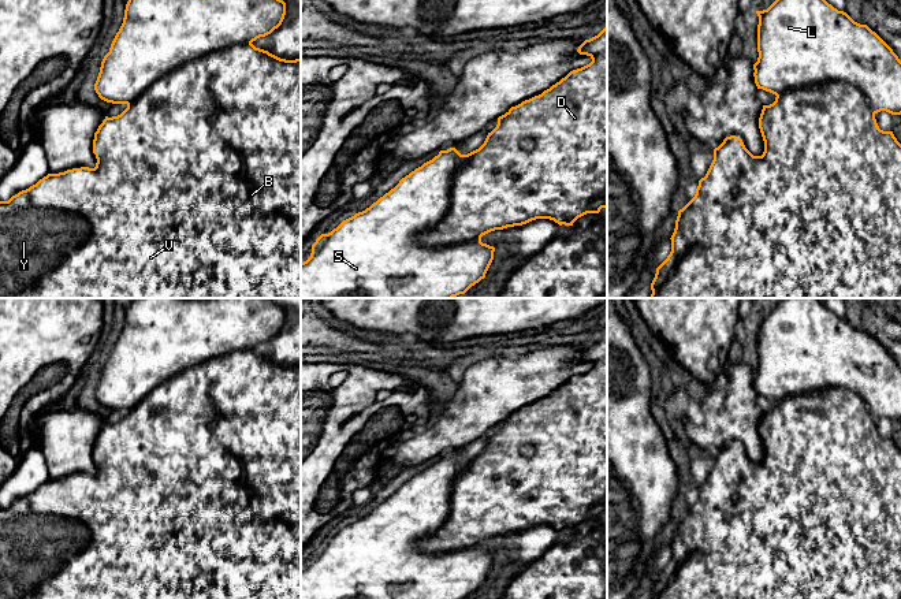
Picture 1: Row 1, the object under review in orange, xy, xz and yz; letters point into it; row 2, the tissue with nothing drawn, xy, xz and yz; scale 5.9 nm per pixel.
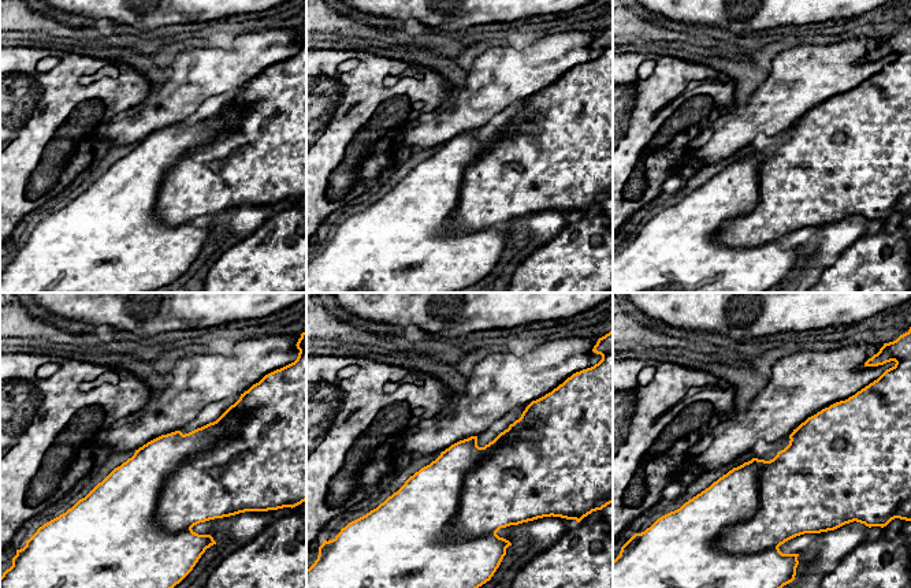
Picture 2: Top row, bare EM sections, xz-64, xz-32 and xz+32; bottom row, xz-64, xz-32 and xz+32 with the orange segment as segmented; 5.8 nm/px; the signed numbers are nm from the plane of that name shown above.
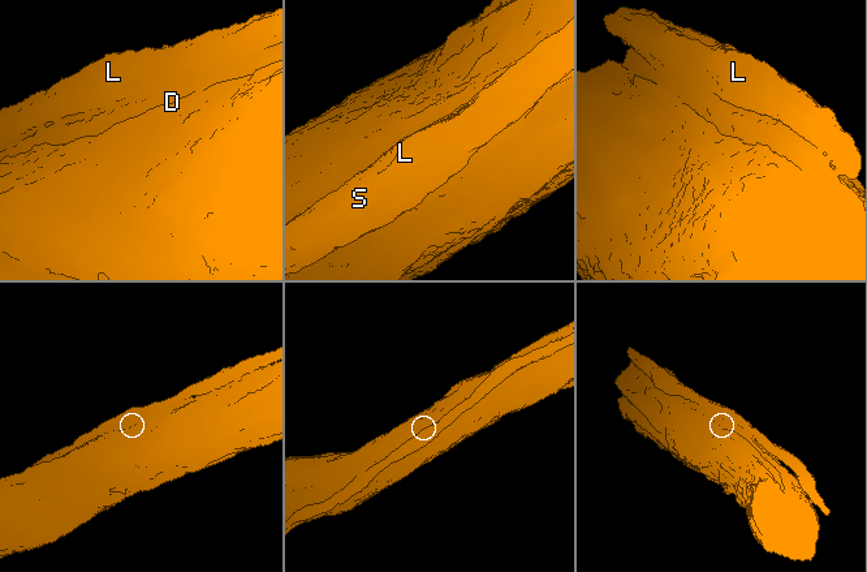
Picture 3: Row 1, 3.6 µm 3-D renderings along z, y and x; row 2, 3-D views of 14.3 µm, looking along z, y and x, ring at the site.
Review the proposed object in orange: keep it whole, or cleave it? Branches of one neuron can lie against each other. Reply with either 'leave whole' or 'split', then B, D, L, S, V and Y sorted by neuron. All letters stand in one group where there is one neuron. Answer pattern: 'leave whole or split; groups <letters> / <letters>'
split; groups B D V Y / L S

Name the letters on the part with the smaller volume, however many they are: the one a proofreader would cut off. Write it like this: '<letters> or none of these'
L, S

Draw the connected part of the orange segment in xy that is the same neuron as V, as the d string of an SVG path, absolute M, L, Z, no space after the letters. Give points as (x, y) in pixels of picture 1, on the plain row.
M239 350L239 351L234 351L234 353L230 353L230 354L224 354L224 356L221 356L221 357L216 357L216 358L213 358L213 360L208 360L208 361L205 361L205 362L202 362L202 364L200 364L200 365L197 365L197 367L194 367L194 368L190 368L190 369L187 369L187 371L186 371L186 372L183 372L183 373L179 373L179 375L176 375L176 376L175 376L175 377L172 377L172 379L170 379L170 380L168 380L168 382L165 382L165 383L163 383L163 384L160 384L160 386L159 386L159 387L157 387L157 388L154 388L154 390L152 390L152 391L150 391L150 392L149 392L149 394L148 394L148 395L146 395L146 397L145 397L145 398L144 398L144 399L142 399L142 401L141 401L141 402L139 402L139 403L138 403L138 405L137 405L137 406L134 406L134 408L133 408L133 409L131 409L131 410L129 410L129 412L127 412L127 414L126 414L126 416L124 416L124 417L123 417L123 418L122 418L122 420L120 420L120 421L118 421L118 423L112 423L112 424L108 424L108 423L105 423L105 425L104 425L104 427L103 427L103 429L101 429L101 431L100 431L100 432L98 432L98 435L97 435L97 438L96 438L96 439L94 439L94 446L93 446L93 460L94 460L94 461L96 461L96 465L97 465L97 469L96 469L96 473L94 473L94 475L89 475L89 473L81 473L81 475L72 475L72 476L67 476L67 477L64 477L64 479L59 479L59 480L48 480L48 481L46 481L46 483L44 483L44 484L42 484L42 485L40 485L40 487L38 487L38 488L37 488L37 490L36 490L36 491L33 491L33 492L30 492L30 494L29 494L29 495L26 495L26 496L22 496L22 498L19 498L19 499L18 499L18 501L15 501L15 502L12 502L12 503L11 503L11 505L10 505L10 506L8 506L8 507L0 507L0 599L301 599L301 365L295 365L295 367L286 367L286 365L280 365L280 364L278 364L278 362L275 362L275 361L272 361L272 360L269 360L269 358L268 358L268 357L264 357L264 356L260 356L260 354L256 354L256 353L254 353L254 351L253 351L253 350Z

